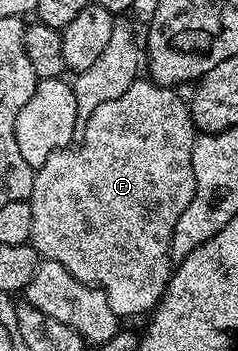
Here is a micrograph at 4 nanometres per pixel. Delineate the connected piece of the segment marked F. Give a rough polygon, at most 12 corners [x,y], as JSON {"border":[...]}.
{"border":[[137,80],[34,171],[29,245],[149,315],[196,127]]}

